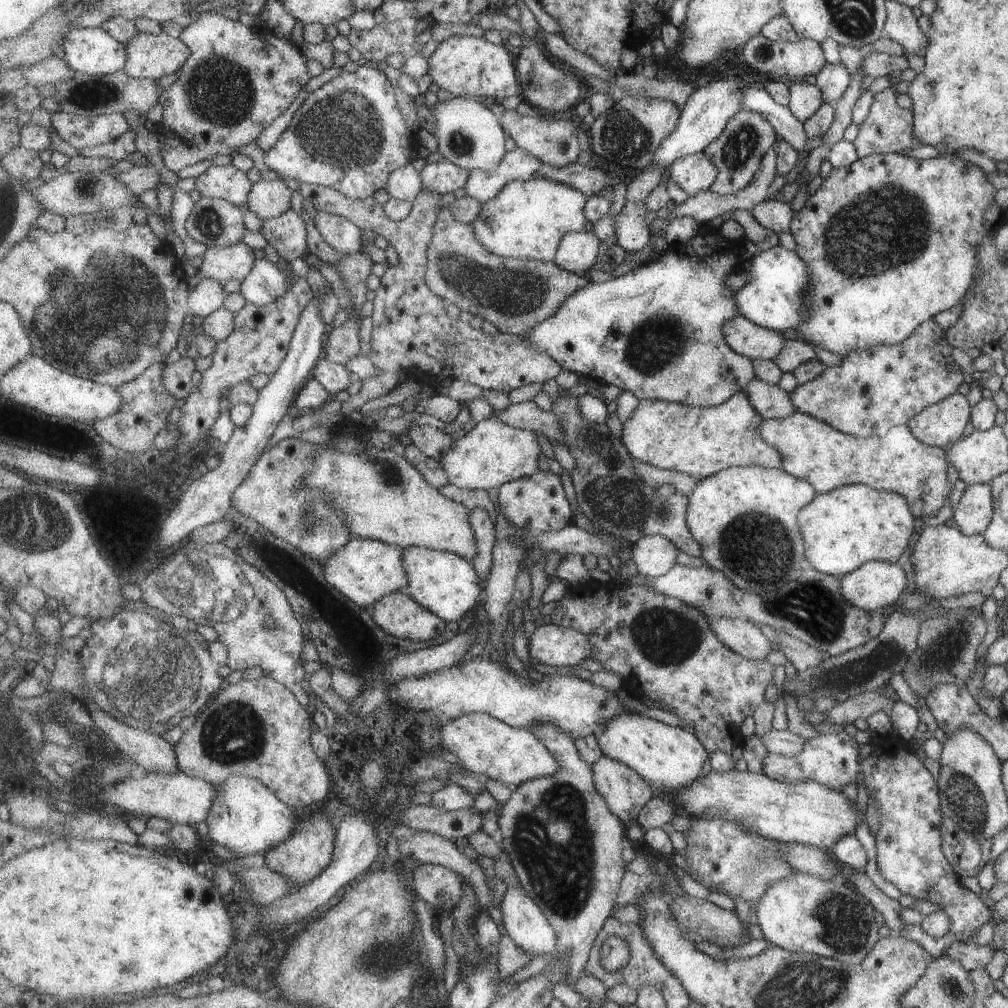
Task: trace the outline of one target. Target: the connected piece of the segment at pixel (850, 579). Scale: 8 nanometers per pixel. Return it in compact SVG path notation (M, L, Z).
M867 561L838 579L842 597L868 611L885 608L905 592L903 569L891 561Z

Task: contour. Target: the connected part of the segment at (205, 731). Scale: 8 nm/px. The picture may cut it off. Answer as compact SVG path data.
M266 674L257 680L241 679L237 684L225 685L196 723L184 732L176 746L179 769L187 776L203 778L219 786L231 776L261 780L280 800L295 809L313 804L319 806L329 796L331 776L311 744L313 726L310 710L299 702L298 696L285 684Z

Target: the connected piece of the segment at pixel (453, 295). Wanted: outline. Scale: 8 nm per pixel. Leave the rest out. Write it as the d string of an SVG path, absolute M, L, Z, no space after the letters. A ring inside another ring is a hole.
M451 207L439 213L434 226L434 238L428 248L428 270L426 279L431 290L445 300L455 304L460 310L491 322L497 330L512 335L529 335L534 327L557 314L570 296L586 287L590 280L583 274L569 272L555 261L537 259L516 259L502 257L491 252L477 237L473 224L468 225L456 219Z

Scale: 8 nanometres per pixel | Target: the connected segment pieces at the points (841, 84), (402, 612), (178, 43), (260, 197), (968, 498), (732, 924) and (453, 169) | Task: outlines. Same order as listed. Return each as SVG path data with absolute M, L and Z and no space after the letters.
M827 63L813 78L814 85L821 91L823 103L833 103L850 84L850 73L841 64Z
M397 590L377 600L373 609L375 620L388 634L397 638L409 640L433 640L439 638L447 630L447 621L437 616L434 612L427 610L422 604L411 597L406 590Z
M165 32L139 33L126 47L127 74L157 82L163 76L177 73L191 56L191 48L183 40Z
M261 180L253 185L247 207L263 221L279 217L291 208L293 190L279 180Z
M989 483L967 485L951 520L967 535L982 534L990 524L995 500Z
M685 894L677 899L669 898L674 917L682 928L696 932L709 942L718 941L727 947L749 944L747 928L739 920L735 910L720 908L705 899Z
M447 159L427 164L420 172L424 189L447 194L459 188L465 189L470 179L470 171L461 168Z

